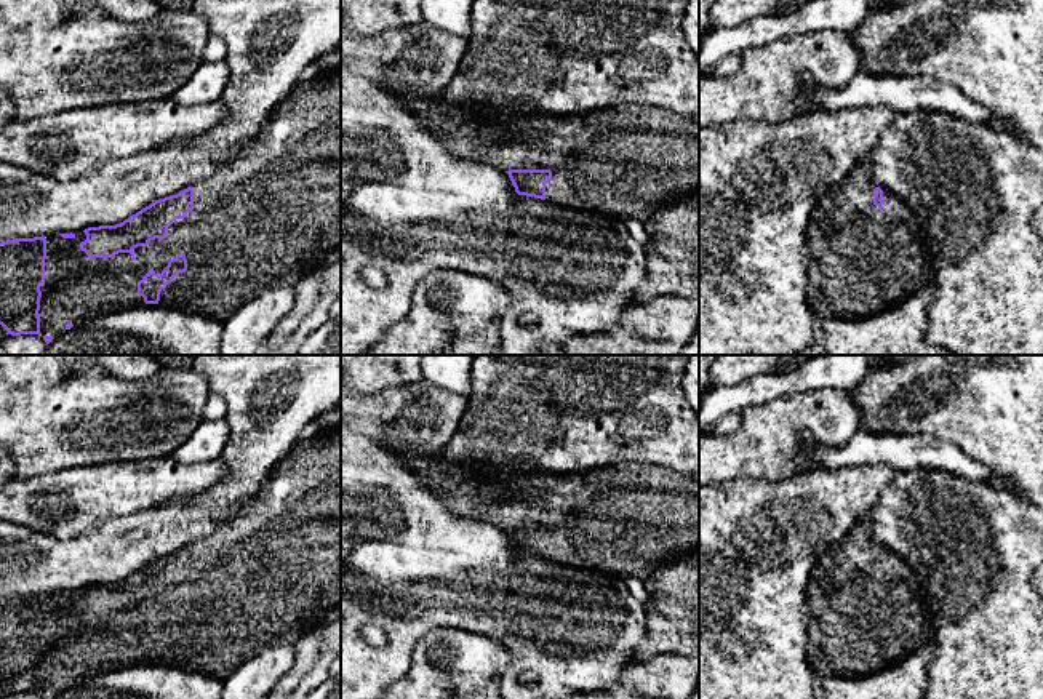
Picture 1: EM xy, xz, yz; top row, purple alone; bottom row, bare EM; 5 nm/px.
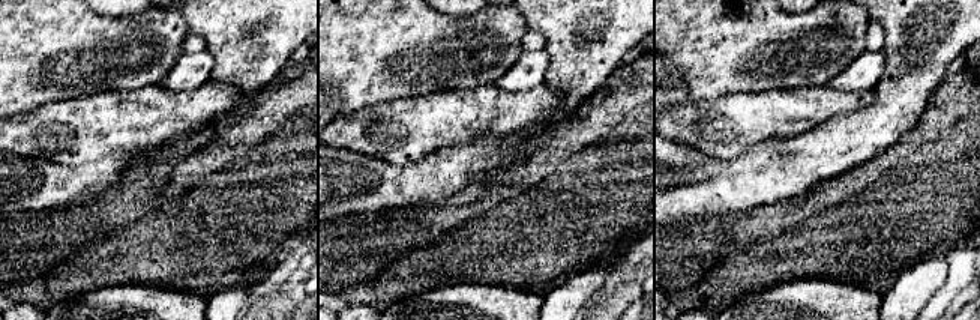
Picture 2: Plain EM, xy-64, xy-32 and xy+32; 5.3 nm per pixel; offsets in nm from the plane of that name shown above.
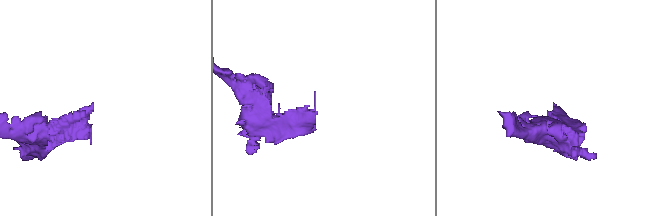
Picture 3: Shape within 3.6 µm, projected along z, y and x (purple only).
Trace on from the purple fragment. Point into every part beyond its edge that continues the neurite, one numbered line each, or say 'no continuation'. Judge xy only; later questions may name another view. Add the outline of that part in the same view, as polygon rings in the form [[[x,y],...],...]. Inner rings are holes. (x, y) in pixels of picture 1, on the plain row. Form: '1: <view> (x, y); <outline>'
1: xy (269, 575); [[[341,429],[298,440],[291,451],[275,465],[261,491],[238,513],[219,525],[194,545],[194,566],[184,577],[176,577],[165,597],[150,598],[134,606],[134,613],[118,611],[114,616],[88,616],[80,608],[86,598],[83,589],[74,597],[46,595],[45,640],[40,645],[40,694],[59,694],[66,683],[78,683],[99,673],[139,664],[160,664],[211,675],[222,683],[240,665],[261,654],[274,643],[293,645],[301,635],[318,629],[326,613],[341,603]],[[184,613],[187,629],[181,630],[160,649],[157,662],[146,662],[138,653],[138,640],[154,629],[162,632],[168,619]]]

